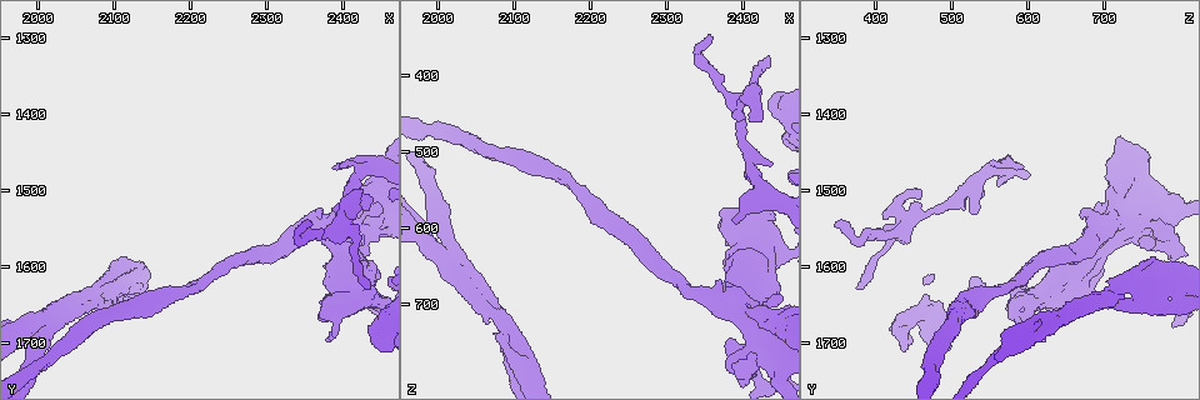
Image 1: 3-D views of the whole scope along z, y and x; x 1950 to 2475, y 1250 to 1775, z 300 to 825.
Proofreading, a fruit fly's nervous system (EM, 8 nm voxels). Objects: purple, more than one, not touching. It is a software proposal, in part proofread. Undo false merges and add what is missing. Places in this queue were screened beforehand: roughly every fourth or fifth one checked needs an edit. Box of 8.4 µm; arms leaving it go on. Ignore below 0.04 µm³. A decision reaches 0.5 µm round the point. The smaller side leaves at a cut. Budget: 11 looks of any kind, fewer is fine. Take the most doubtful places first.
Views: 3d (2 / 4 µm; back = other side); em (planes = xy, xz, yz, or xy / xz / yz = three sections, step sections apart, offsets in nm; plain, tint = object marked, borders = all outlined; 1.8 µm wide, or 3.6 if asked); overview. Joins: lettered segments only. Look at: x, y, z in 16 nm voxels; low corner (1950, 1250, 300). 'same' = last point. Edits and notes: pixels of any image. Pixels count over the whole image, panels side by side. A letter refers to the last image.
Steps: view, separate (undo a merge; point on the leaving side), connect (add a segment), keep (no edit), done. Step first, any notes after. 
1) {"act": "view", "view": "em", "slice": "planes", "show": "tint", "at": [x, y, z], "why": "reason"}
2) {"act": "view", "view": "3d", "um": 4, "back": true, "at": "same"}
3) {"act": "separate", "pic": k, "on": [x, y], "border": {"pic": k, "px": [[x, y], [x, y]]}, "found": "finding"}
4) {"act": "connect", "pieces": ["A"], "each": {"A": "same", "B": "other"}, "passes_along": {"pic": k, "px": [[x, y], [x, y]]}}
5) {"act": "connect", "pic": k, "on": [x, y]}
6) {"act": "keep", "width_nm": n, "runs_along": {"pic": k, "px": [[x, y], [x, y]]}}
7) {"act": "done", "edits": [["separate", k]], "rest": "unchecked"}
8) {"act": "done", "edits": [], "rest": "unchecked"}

{"act": "view", "view": "em", "slice": "planes", "show": "borders", "at": [2430, 1500, 455], "why": "free end"}

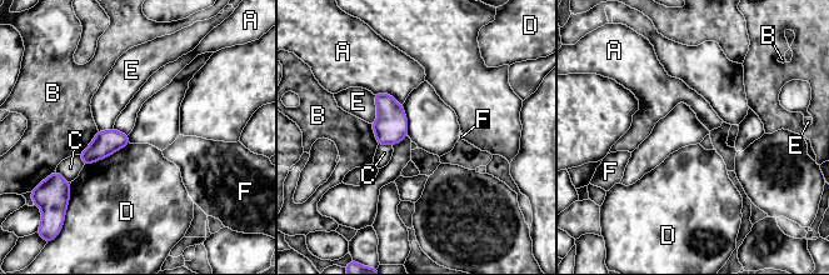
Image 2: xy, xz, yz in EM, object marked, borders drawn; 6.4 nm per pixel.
{"act": "keep", "each": {"A": "other", "B": "other", "C": "other", "D": "other", "E": "other", "F": "other"}, "border": {"pic": 2, "px": [[373, 93], [386, 93], [401, 105]]}, "found": "none of them fits"}

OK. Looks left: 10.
{"act": "view", "view": "3d", "um": 2, "at": [2355, 1545, 345], "why": "an open end"}

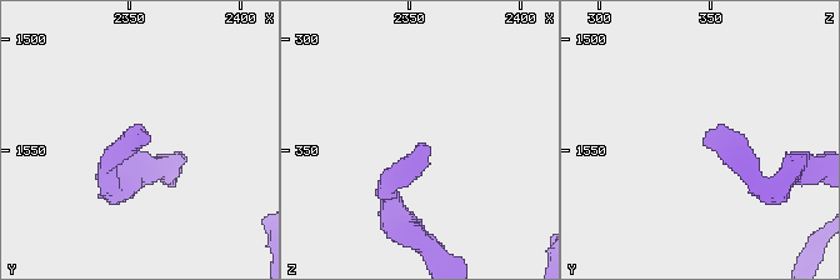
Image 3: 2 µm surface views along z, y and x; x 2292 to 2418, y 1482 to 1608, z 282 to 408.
{"act": "view", "view": "em", "slice": "planes", "show": "borders", "at": [2356, 1543, 347]}

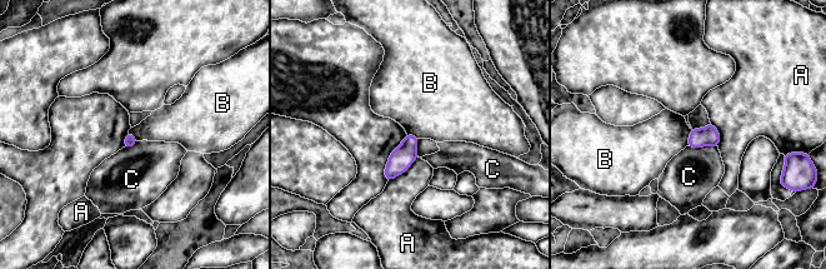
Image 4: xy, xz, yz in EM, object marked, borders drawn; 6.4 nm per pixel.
{"act": "keep", "each": {"A": "other", "B": "other", "C": "other"}, "found": "no lettered segment goes on from it"}

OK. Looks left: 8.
{"act": "view", "view": "em", "slice": "xy", "step": 4, "show": "tint", "at": [2395, 1470, 595], "why": "free end"}

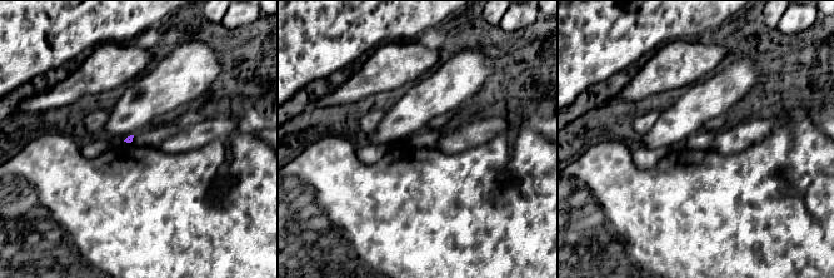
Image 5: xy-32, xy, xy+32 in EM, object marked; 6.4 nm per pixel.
{"act": "view", "view": "em", "slice": "planes", "show": "tint", "at": "same"}

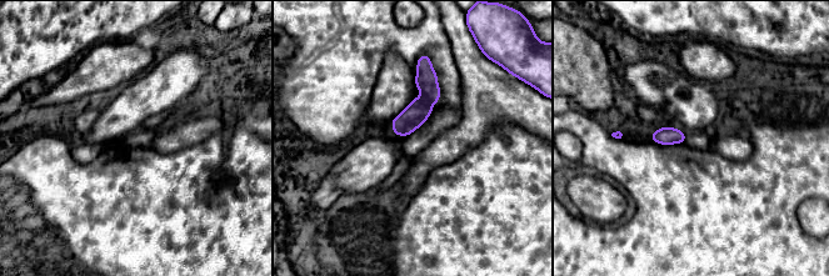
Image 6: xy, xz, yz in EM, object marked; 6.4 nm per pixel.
{"act": "view", "view": "em", "slice": "planes", "show": "borders", "at": "same", "why": "what lies round it"}

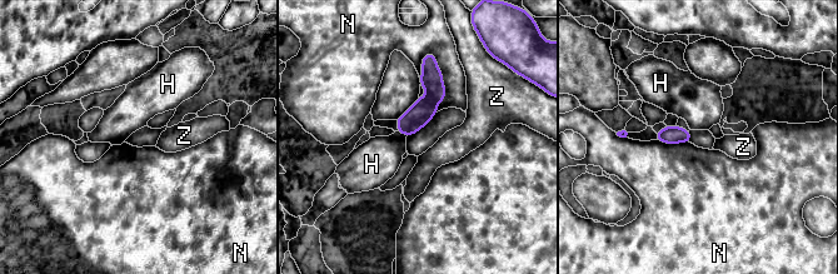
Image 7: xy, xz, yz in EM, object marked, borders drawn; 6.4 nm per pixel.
{"act": "keep", "width_nm": 110, "each": {"H": "other", "N": "other", "Z": "other"}, "runs_along": {"pic": 7, "px": [[432, 65], [432, 99], [407, 131]]}, "found": "none of them fits"}

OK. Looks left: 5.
{"act": "view", "view": "3d", "um": 4, "at": [2425, 1545, 750]}

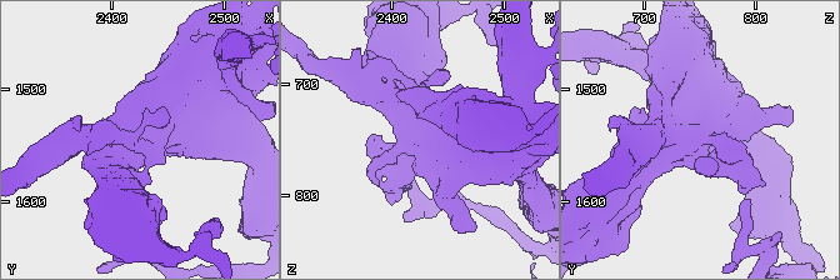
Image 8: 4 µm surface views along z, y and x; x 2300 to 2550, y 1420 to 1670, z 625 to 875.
{"act": "view", "view": "em", "slice": "planes", "show": "borders", "at": [2422, 1550, 746]}

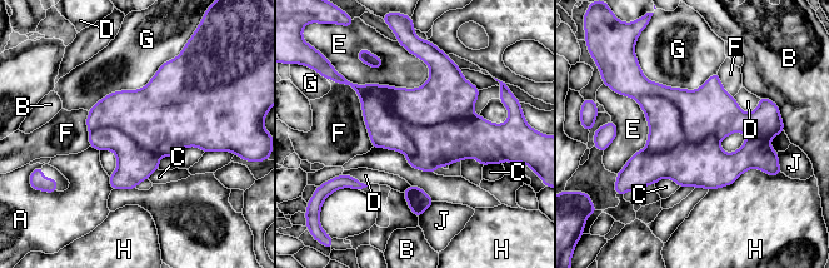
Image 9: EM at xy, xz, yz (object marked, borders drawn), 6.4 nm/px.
{"act": "keep", "each": {"A": "other", "B": "other", "C": "other", "D": "other", "E": "other", "F": "other", "G": "other", "H": "other", "J": "other"}, "border": {"pic": 9, "px": [[108, 177], [109, 184], [113, 188]]}, "found": "one neuron here"}

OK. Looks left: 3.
{"act": "view", "view": "em", "slice": "planes", "show": "borders", "at": [2430, 1630, 375], "why": "branch stops here"}

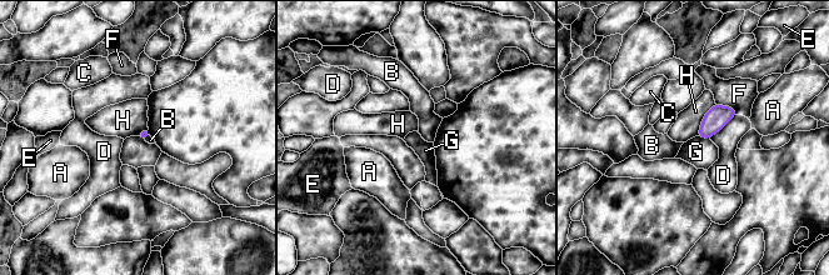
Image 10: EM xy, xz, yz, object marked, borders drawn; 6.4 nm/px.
{"act": "keep", "longest_contact_nm": ["H", 240], "each": {"A": "other", "B": "other", "C": "other", "D": "other", "E": "other", "F": "other", "G": "other", "H": "other"}, "border": {"pic": 10, "px": [[698, 135], [709, 139]]}, "found": "no lettered segment goes on from it"}

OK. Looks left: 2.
{"act": "done", "edits": [], "rest": "unchecked"}

